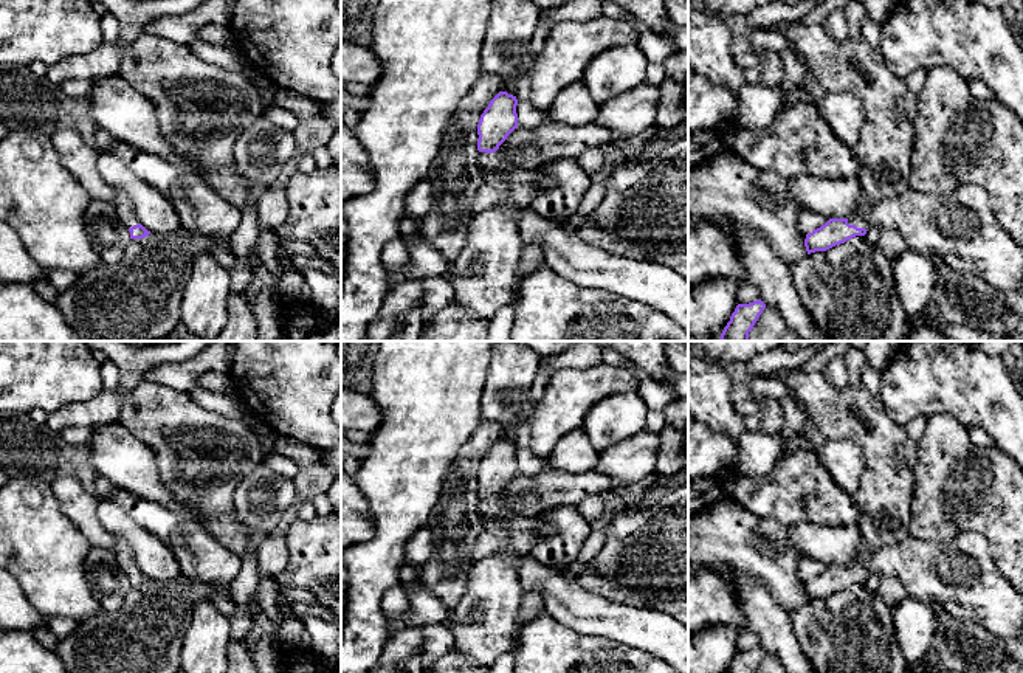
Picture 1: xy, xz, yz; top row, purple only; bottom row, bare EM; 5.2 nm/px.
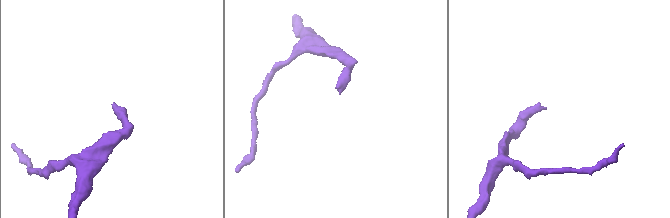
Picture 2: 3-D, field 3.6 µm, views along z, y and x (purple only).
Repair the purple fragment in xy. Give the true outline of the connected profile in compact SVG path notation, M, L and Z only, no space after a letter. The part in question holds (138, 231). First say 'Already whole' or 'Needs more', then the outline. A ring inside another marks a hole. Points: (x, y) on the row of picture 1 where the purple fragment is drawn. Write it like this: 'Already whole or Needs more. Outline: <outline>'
Needs more. Outline: M113 186L113 205L119 219L129 226L130 239L143 239L150 234L136 219L130 197L119 188Z

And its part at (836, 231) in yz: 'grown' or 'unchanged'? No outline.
grown

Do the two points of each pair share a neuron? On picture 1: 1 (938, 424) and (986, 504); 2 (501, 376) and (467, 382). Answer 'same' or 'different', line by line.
1: same
2: different

